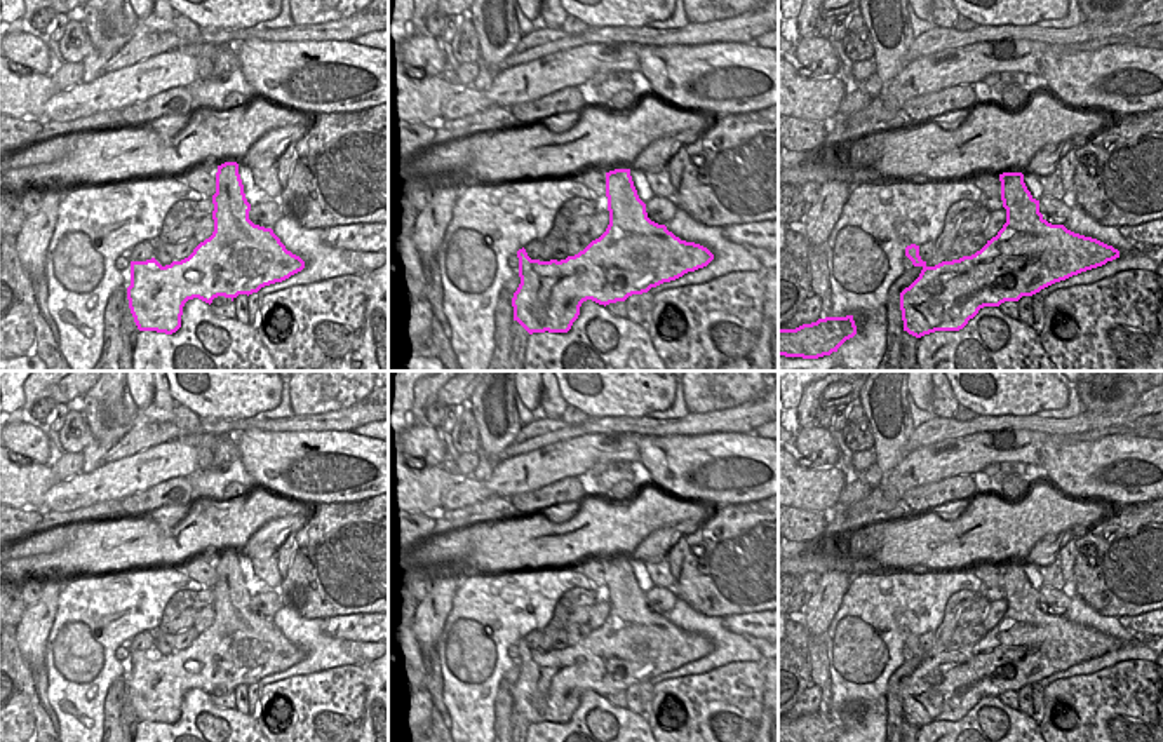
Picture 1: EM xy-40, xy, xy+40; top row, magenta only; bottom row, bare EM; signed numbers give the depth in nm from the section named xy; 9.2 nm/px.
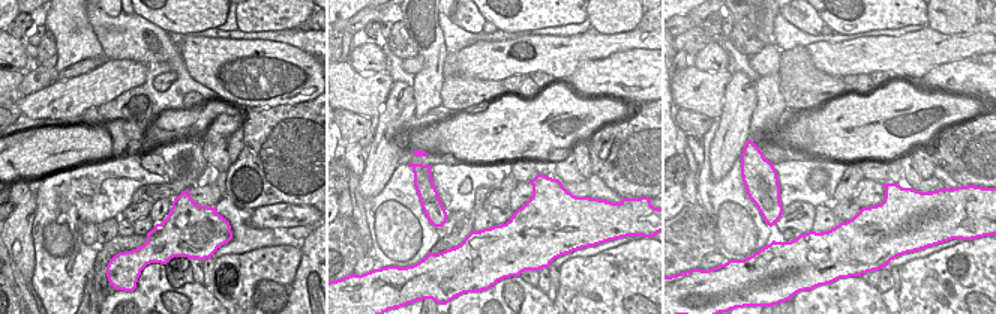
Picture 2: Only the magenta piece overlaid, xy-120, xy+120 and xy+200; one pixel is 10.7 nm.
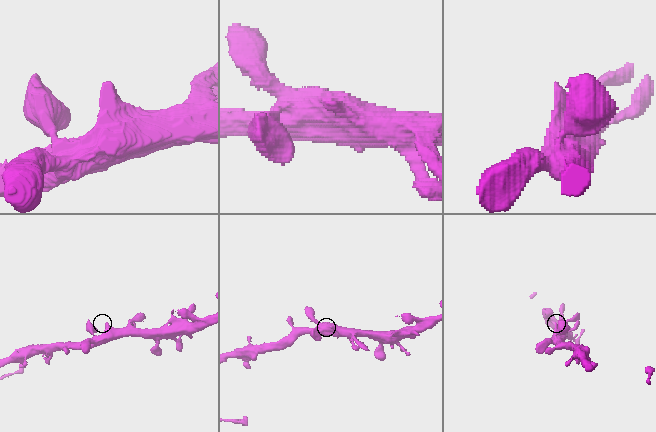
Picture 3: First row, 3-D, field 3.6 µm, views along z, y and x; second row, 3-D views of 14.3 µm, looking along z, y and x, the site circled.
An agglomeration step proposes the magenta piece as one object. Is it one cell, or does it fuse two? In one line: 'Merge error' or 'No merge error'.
No merge error.

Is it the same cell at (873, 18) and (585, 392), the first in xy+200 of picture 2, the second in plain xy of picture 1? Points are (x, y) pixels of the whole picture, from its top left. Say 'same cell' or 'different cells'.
same cell

